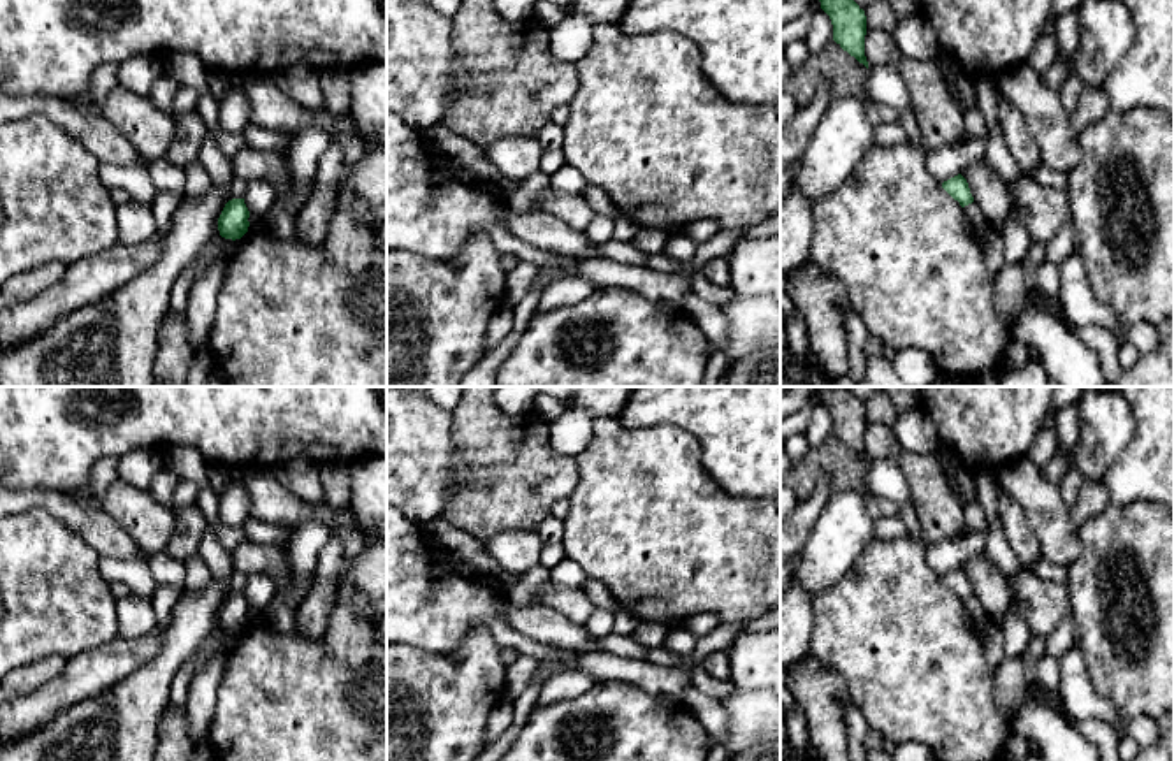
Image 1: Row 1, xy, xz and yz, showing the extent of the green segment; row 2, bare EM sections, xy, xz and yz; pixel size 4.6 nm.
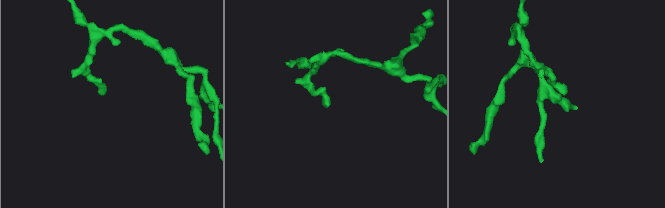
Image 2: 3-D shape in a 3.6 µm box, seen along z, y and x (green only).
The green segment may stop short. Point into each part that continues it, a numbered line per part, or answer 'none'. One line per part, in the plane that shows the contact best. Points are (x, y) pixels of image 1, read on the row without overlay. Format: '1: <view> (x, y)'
none

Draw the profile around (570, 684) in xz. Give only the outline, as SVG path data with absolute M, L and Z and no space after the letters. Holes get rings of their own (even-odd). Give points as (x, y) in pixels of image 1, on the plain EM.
M580 670L561 671L545 680L534 707L548 707L561 703L564 699L575 699L585 694L596 684L598 680L585 671Z

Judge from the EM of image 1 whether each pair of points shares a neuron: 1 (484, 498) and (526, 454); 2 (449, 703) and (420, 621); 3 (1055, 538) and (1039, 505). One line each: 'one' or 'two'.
1: one
2: two
3: one

